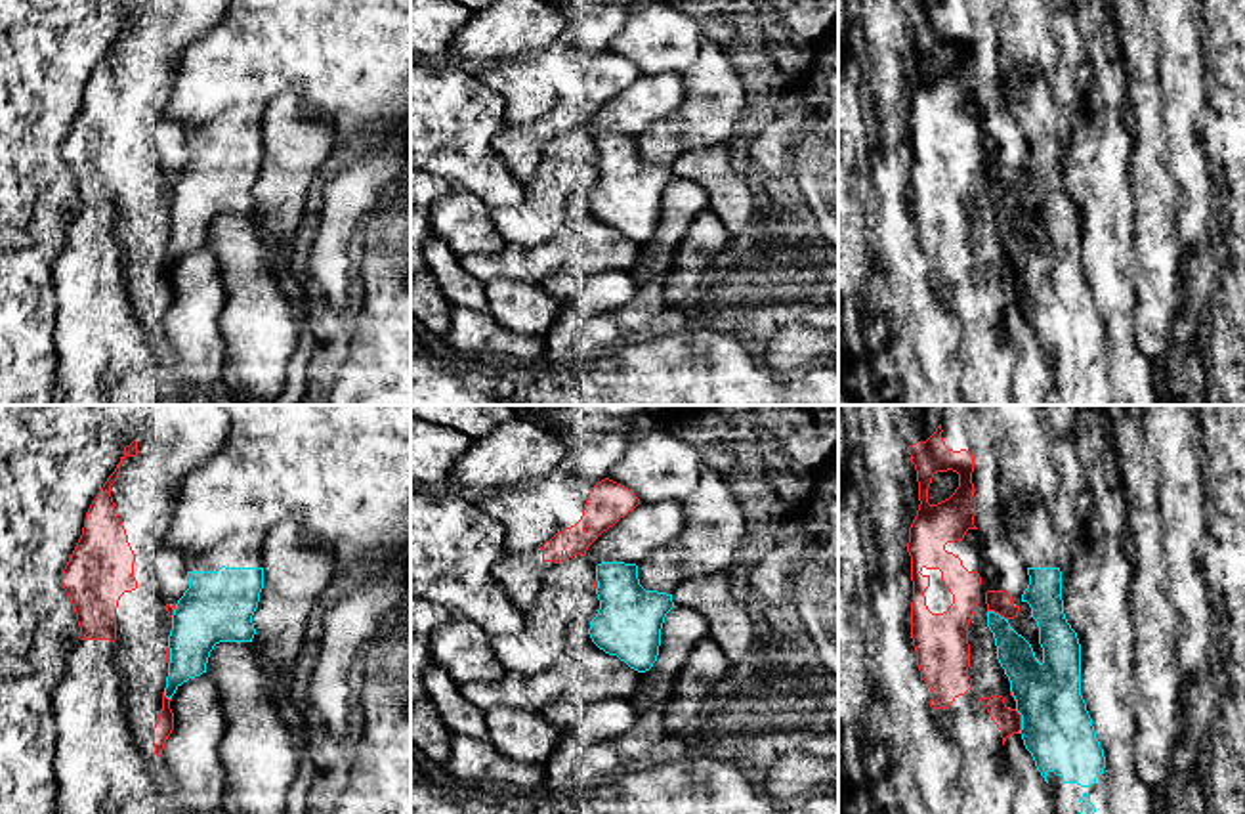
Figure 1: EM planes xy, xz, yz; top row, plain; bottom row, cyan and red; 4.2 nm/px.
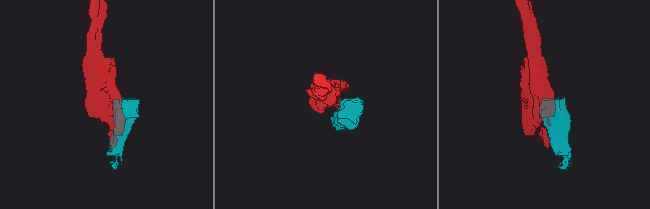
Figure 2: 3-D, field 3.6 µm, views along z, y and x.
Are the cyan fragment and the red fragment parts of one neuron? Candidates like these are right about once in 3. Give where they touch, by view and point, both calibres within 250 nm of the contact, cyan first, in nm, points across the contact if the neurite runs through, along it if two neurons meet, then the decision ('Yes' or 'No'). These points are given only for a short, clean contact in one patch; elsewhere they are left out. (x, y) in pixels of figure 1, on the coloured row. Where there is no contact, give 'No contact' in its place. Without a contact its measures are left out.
Touches cyan at yz (1022, 721). Thickness 300 nm (cyan) against 110 nm. No

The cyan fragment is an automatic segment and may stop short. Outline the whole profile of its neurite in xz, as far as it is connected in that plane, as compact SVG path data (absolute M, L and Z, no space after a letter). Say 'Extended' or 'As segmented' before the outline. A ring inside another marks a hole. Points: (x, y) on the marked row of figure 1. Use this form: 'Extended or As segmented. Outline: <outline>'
As segmented. Outline: M601 562L596 581L600 610L588 629L592 642L638 673L649 671L659 655L665 617L674 608L672 594L645 590L636 564Z

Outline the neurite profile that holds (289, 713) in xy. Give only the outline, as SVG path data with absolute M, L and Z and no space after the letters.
M290 690L279 692L277 703L279 703L279 711L281 711L283 720L288 724L288 728L296 736L302 730L304 720L292 703Z

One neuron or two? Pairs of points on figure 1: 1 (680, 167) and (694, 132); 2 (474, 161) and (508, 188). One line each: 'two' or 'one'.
1: two
2: one

